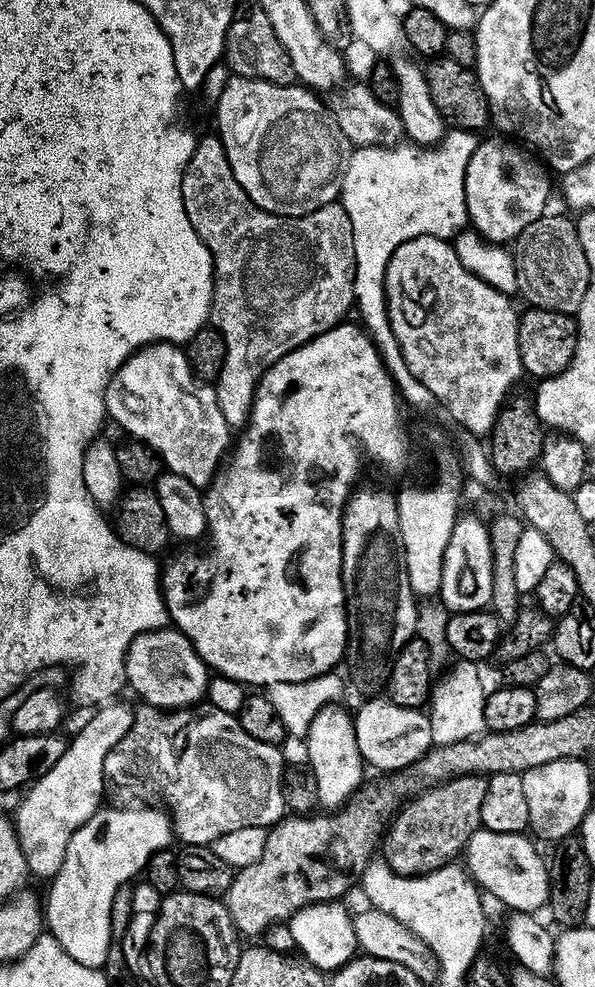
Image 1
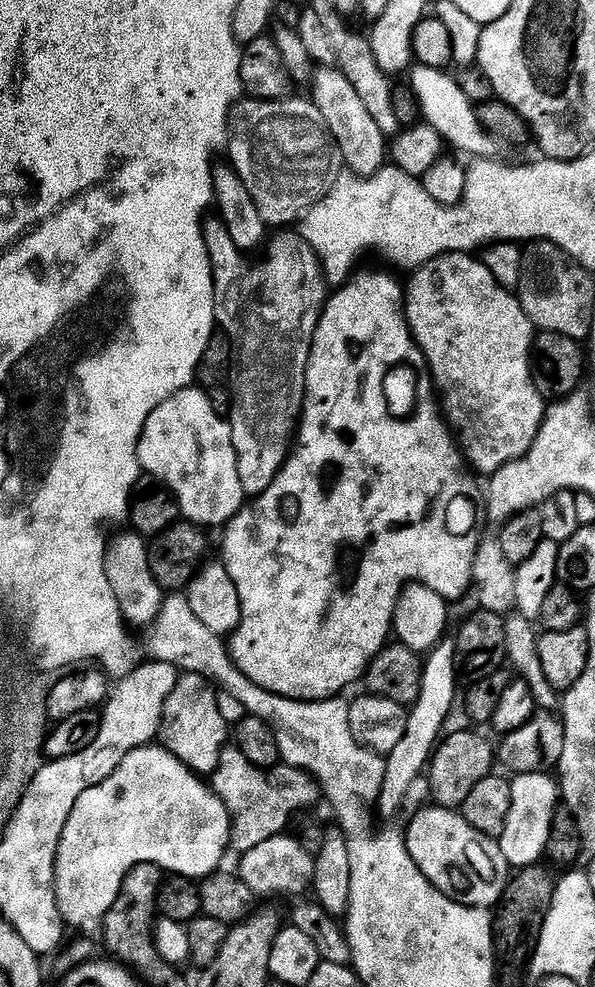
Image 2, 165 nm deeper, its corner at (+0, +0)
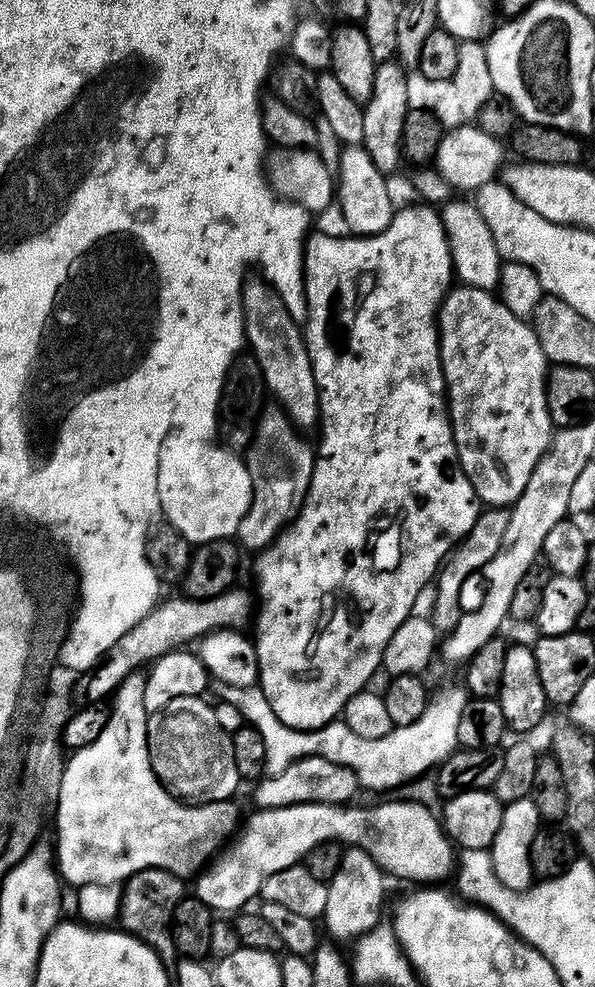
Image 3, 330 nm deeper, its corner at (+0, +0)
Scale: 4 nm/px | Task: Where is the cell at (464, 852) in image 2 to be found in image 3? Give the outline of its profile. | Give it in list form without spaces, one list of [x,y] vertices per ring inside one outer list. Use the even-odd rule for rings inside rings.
[[[401,798],[388,800],[385,804],[372,804],[369,808],[352,807],[321,804],[317,816],[307,816],[304,813],[307,811],[298,804],[253,811],[253,816],[243,821],[235,839],[195,877],[196,899],[211,908],[213,913],[235,913],[247,905],[244,903],[251,896],[259,897],[262,882],[270,878],[270,874],[278,874],[278,870],[301,863],[314,846],[329,842],[366,850],[389,877],[420,880],[416,882],[444,882],[440,880],[451,874],[457,853],[444,832],[443,823],[437,813],[436,816],[432,813],[435,811],[429,805]]]

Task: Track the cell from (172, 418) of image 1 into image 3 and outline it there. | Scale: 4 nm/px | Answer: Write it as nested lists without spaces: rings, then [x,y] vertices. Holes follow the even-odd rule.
[[[176,430],[165,436],[159,452],[156,454],[156,498],[159,511],[169,525],[188,539],[193,546],[207,546],[212,541],[222,541],[235,537],[238,522],[246,518],[252,501],[252,479],[248,473],[247,463],[240,460],[235,451],[227,446],[215,448],[207,439],[195,434],[185,434]]]

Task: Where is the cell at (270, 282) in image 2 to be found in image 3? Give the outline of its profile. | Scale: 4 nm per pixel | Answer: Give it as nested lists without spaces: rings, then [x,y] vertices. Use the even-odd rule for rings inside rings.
[[[280,406],[266,409],[260,421],[254,424],[252,439],[246,449],[248,473],[252,479],[252,501],[250,510],[246,510],[246,518],[238,522],[235,535],[239,547],[249,548],[252,554],[267,548],[292,523],[304,504],[312,477],[314,448],[299,435],[297,426]]]

